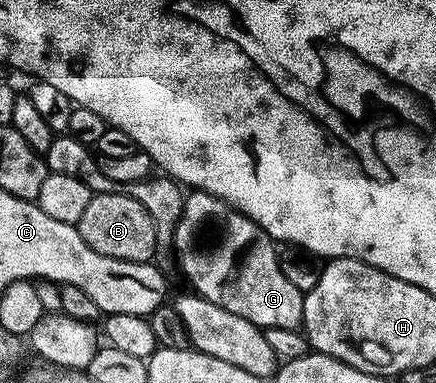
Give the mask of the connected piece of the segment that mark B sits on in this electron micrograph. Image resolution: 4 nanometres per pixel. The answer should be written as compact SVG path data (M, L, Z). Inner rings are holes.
M123 192L95 193L90 198L90 206L86 206L82 213L78 227L80 236L86 246L90 246L90 250L98 250L98 254L106 254L110 258L146 264L156 252L156 223L150 214L146 214L142 205Z

